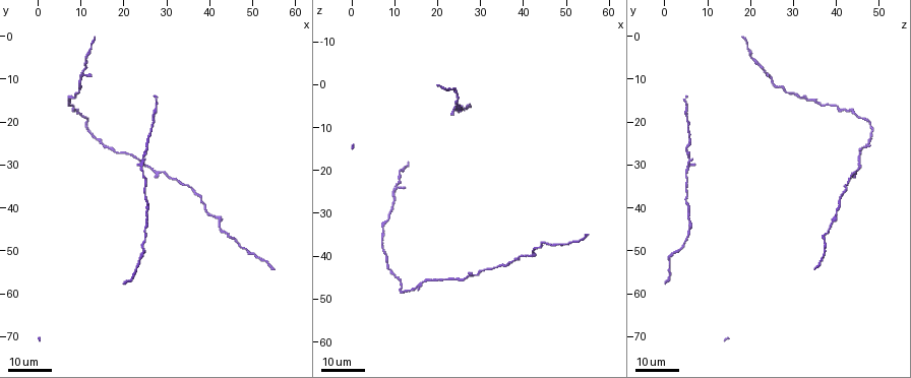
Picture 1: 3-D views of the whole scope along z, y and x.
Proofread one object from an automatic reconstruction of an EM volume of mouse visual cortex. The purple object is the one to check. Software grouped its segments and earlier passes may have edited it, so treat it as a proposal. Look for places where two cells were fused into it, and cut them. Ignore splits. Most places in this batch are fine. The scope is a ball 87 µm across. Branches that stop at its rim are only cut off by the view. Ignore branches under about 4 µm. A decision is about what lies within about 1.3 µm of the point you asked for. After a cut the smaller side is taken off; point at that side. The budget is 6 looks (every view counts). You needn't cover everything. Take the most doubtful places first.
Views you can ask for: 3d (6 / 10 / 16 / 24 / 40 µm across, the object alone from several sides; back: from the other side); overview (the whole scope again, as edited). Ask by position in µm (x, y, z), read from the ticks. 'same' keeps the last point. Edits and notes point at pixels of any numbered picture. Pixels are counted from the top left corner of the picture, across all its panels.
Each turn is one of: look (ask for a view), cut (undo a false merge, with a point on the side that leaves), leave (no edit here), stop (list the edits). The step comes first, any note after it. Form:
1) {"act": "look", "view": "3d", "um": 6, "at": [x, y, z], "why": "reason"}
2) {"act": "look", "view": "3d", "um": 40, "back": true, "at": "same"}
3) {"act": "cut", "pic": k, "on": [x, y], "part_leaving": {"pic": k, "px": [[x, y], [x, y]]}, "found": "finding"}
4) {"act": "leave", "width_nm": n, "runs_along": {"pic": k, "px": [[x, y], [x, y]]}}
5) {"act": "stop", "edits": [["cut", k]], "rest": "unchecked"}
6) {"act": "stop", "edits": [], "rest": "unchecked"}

{"act": "look", "view": "3d", "um": 24, "at": [46.5, 48.5, 37.5], "why": "thin neck"}

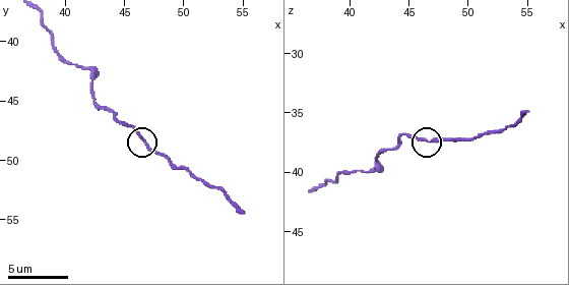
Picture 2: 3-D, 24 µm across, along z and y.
{"act": "look", "view": "3d", "um": 6, "at": [46.4, 48.2, 37.4], "why": "zoom in"}

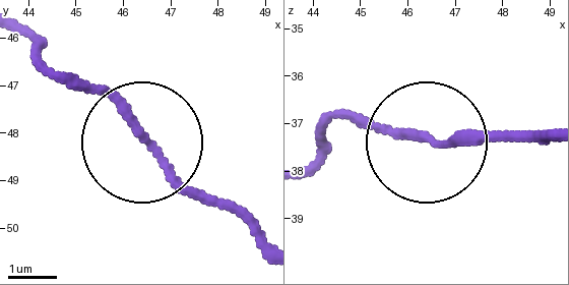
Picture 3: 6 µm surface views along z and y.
{"act": "leave", "found": "all the same cell"}

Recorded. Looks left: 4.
{"act": "look", "view": "3d", "um": 16, "at": [29.0, 31.0, 45.0], "why": "a narrow waist"}

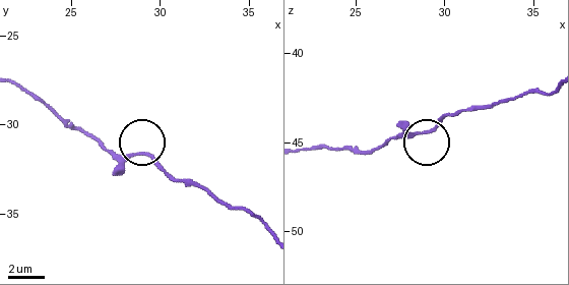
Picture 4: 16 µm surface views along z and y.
{"act": "look", "view": "3d", "um": 10, "at": [28.9, 31.6, 44.4]}

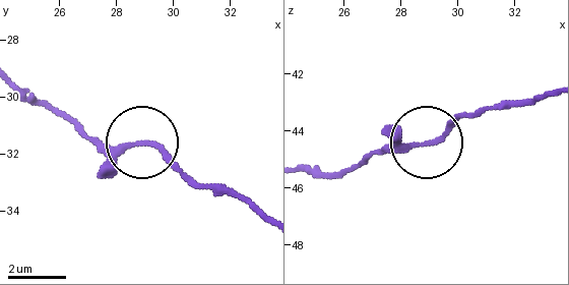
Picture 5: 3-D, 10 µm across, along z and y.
{"act": "leave", "runs_along": {"pic": 5, "px": [[22, 89], [96, 137], [153, 145], [195, 184]]}, "found": "all the same cell"}

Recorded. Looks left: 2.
{"act": "look", "view": "3d", "um": 10, "at": [41.2, 42.0, 40.0], "why": "calibre changes"}

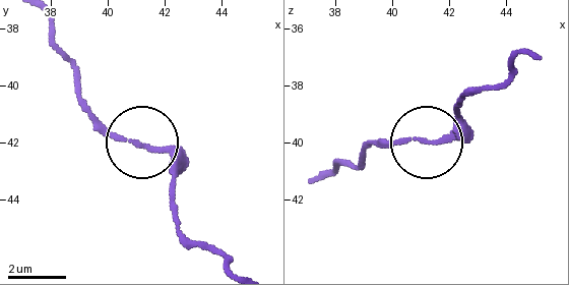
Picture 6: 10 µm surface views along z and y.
{"act": "leave", "width_nm": 150, "runs_along": {"pic": 6, "px": [[328, 173], [358, 166], [379, 144], [438, 141], [457, 110]]}, "found": "continuous, no second cell"}

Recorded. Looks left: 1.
{"act": "stop", "edits": [], "rest": "unchecked"}

